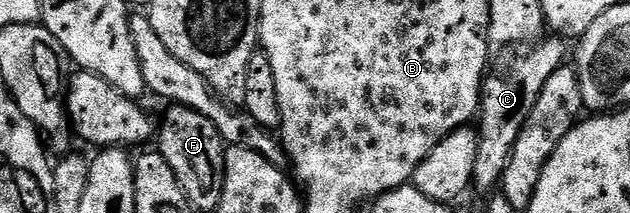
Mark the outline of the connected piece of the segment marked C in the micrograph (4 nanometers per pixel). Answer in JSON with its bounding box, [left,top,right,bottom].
[474,37,566,193]

